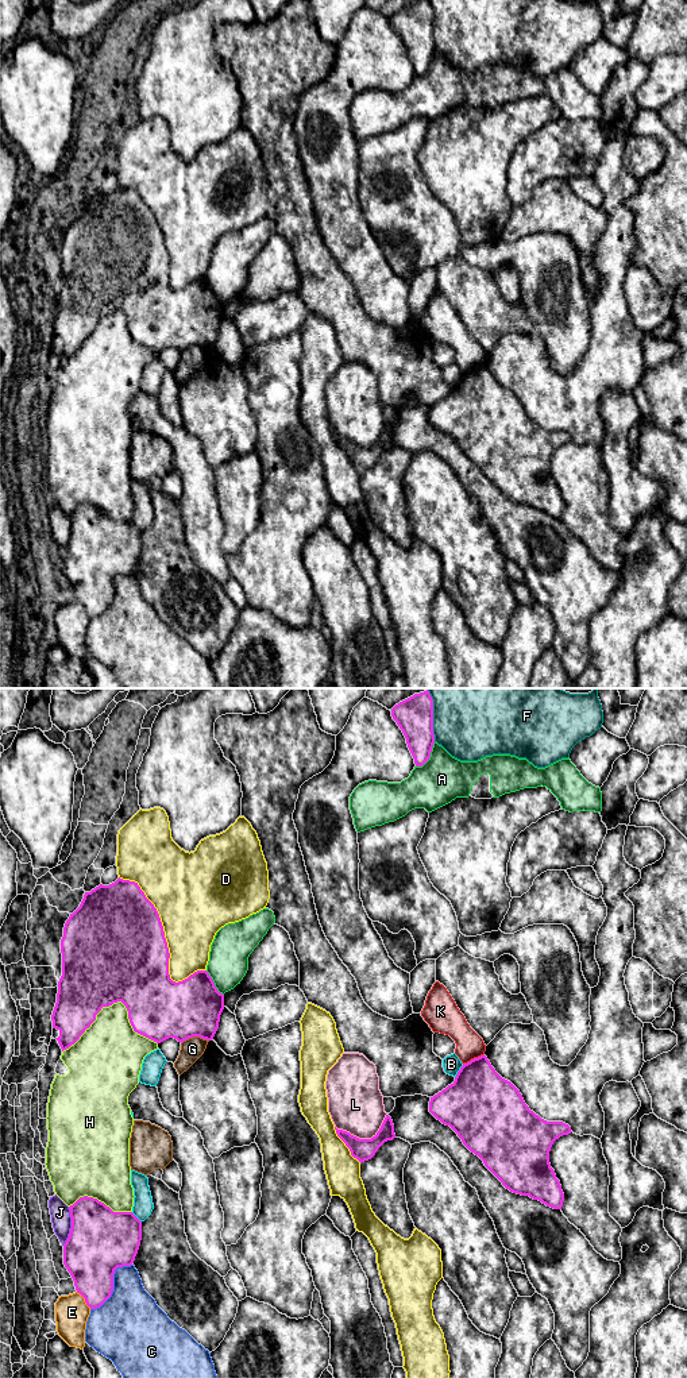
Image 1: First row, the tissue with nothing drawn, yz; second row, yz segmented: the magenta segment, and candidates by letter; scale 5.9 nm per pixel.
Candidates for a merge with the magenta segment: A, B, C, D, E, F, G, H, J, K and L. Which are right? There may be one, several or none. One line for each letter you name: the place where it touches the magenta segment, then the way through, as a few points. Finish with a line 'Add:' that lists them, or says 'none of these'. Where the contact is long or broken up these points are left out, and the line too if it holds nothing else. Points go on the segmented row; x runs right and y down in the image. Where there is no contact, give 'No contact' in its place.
Add: none of these

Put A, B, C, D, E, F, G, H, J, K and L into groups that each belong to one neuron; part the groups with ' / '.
A / B / C / D / E / F / G / H / J / K / L

